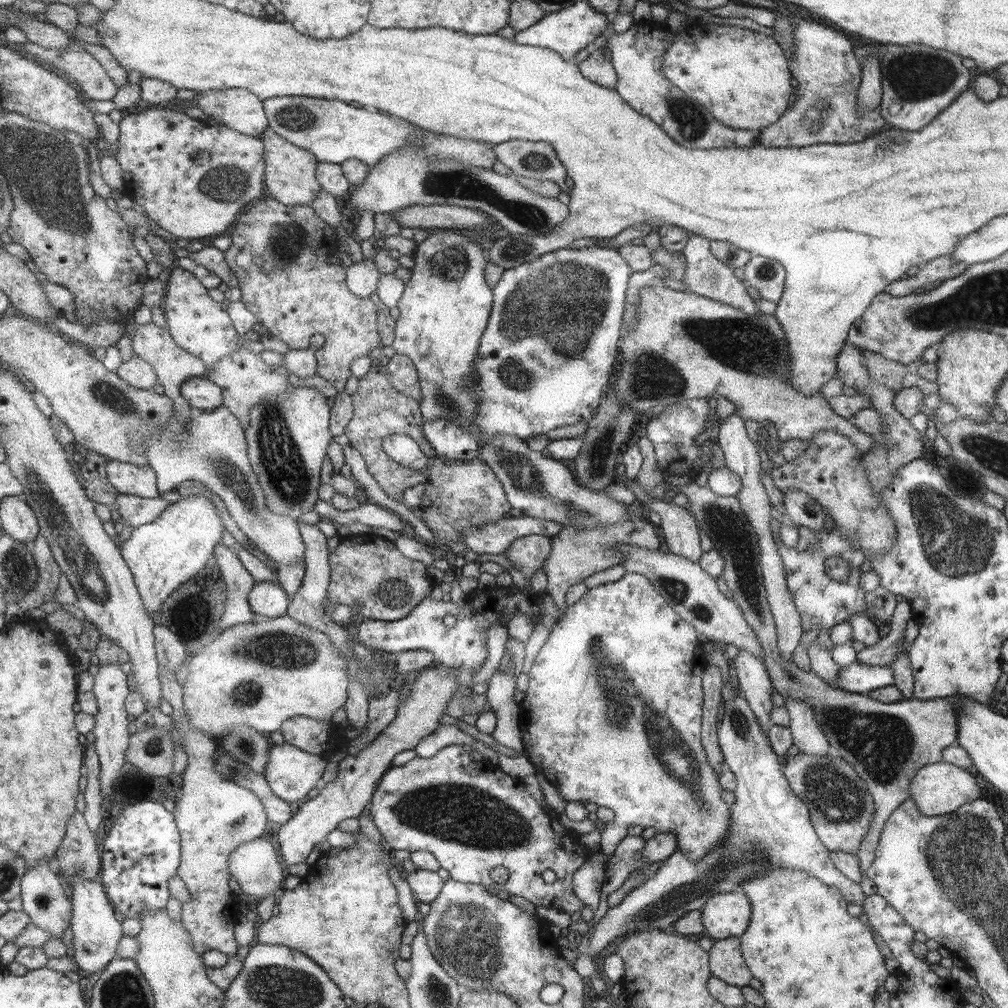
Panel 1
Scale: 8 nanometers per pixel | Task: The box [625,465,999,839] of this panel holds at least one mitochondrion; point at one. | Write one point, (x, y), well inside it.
(880, 744)

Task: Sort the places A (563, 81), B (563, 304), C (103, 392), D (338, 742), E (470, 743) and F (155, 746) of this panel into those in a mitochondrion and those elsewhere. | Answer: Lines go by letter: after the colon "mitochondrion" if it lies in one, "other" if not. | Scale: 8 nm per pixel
A: other
B: mitochondrion
C: mitochondrion
D: other
E: other
F: mitochondrion

